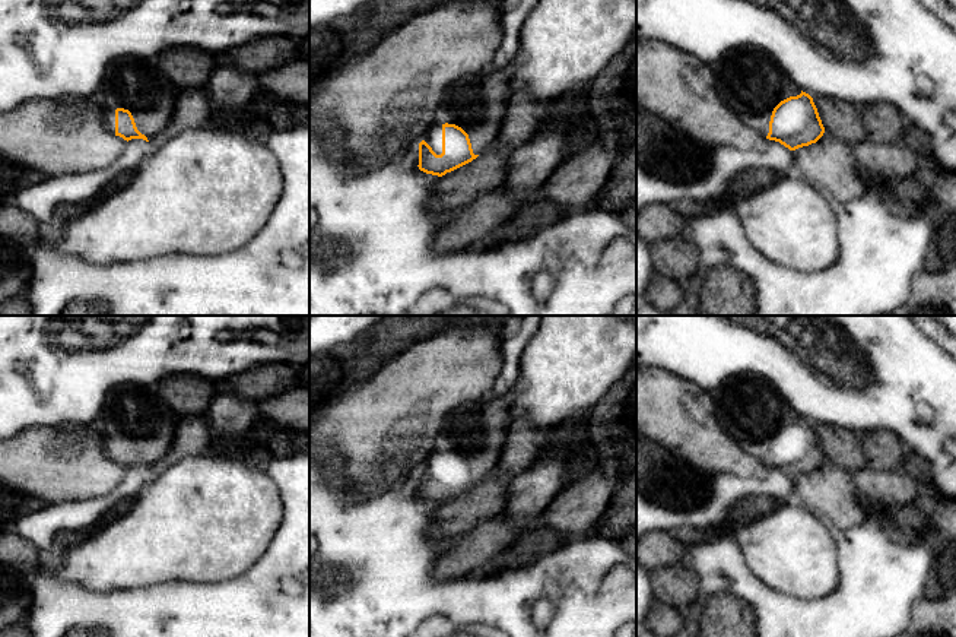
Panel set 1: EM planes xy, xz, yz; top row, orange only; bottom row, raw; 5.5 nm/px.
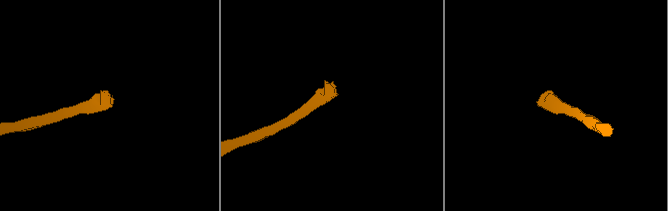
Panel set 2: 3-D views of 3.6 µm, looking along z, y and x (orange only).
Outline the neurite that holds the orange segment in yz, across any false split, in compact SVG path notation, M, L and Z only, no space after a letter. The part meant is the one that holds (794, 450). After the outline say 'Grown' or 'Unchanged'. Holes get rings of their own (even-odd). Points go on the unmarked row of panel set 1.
M730 377L711 396L724 432L766 466L795 478L823 463L813 425L762 377Z. Grown

